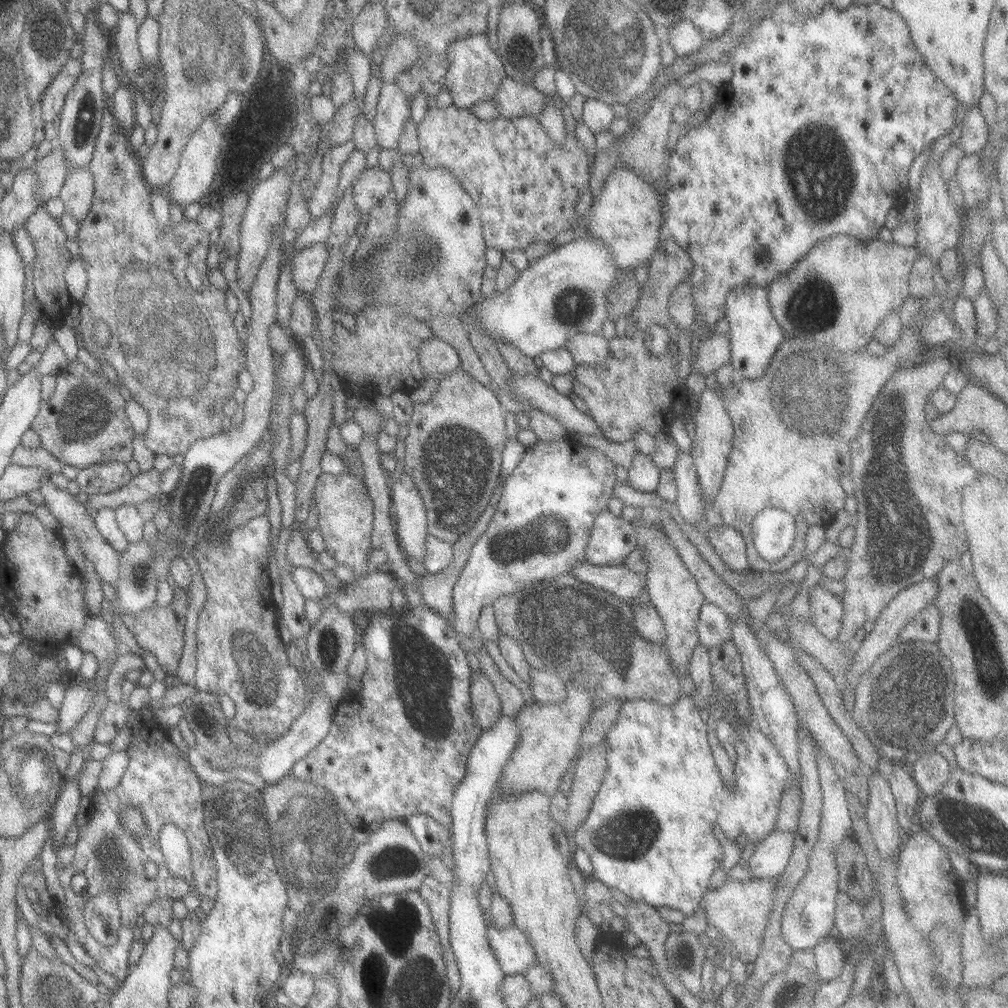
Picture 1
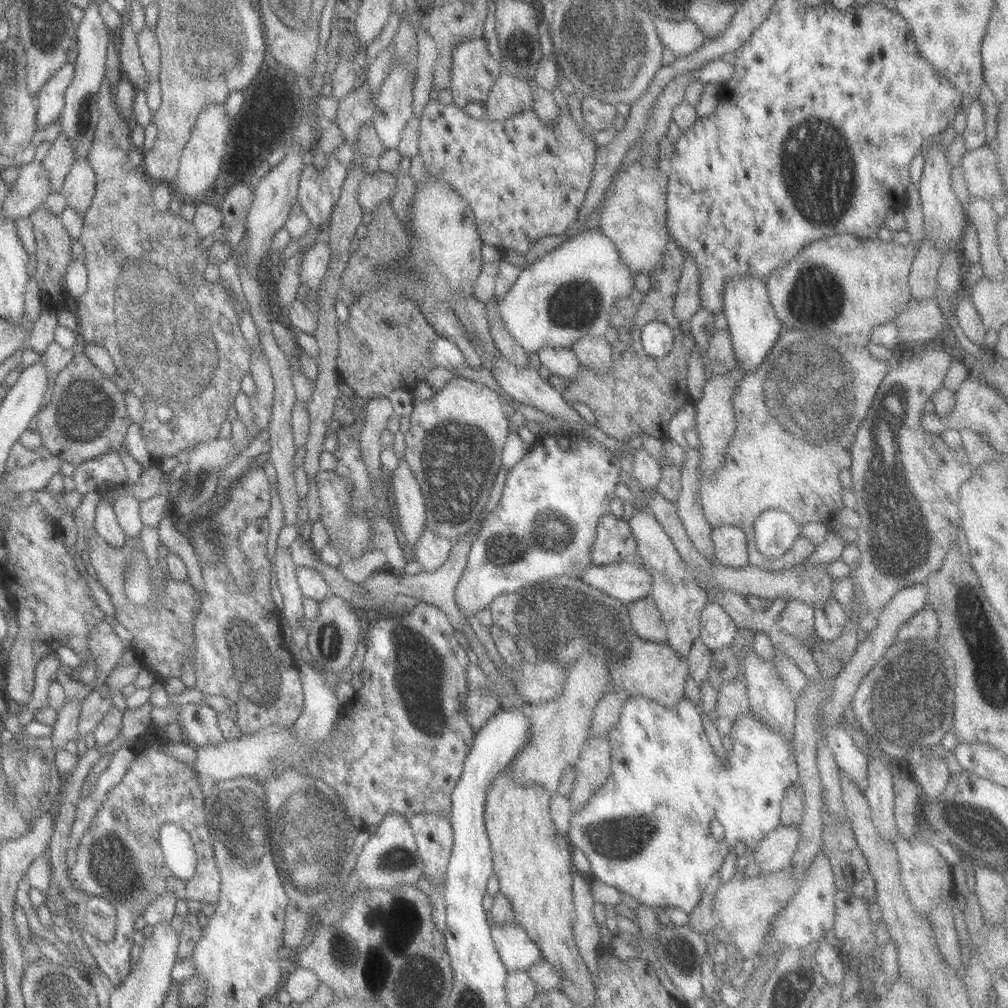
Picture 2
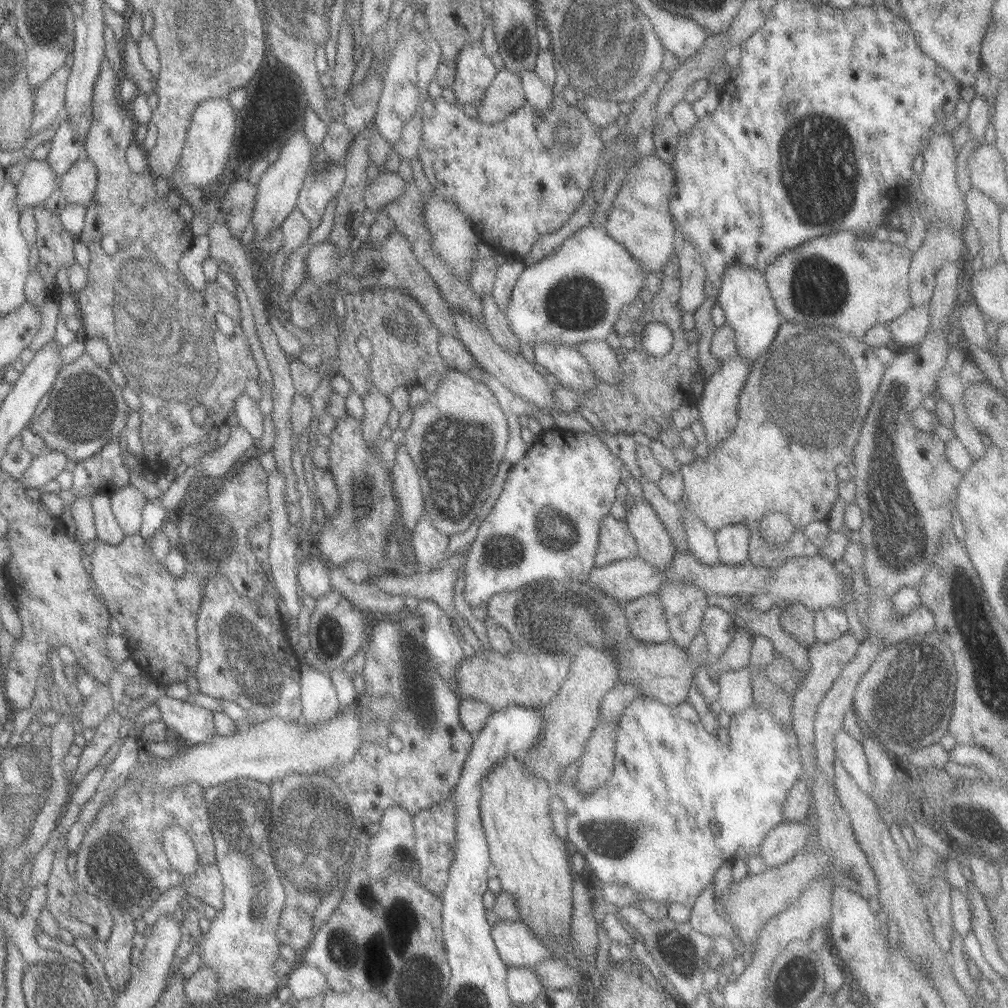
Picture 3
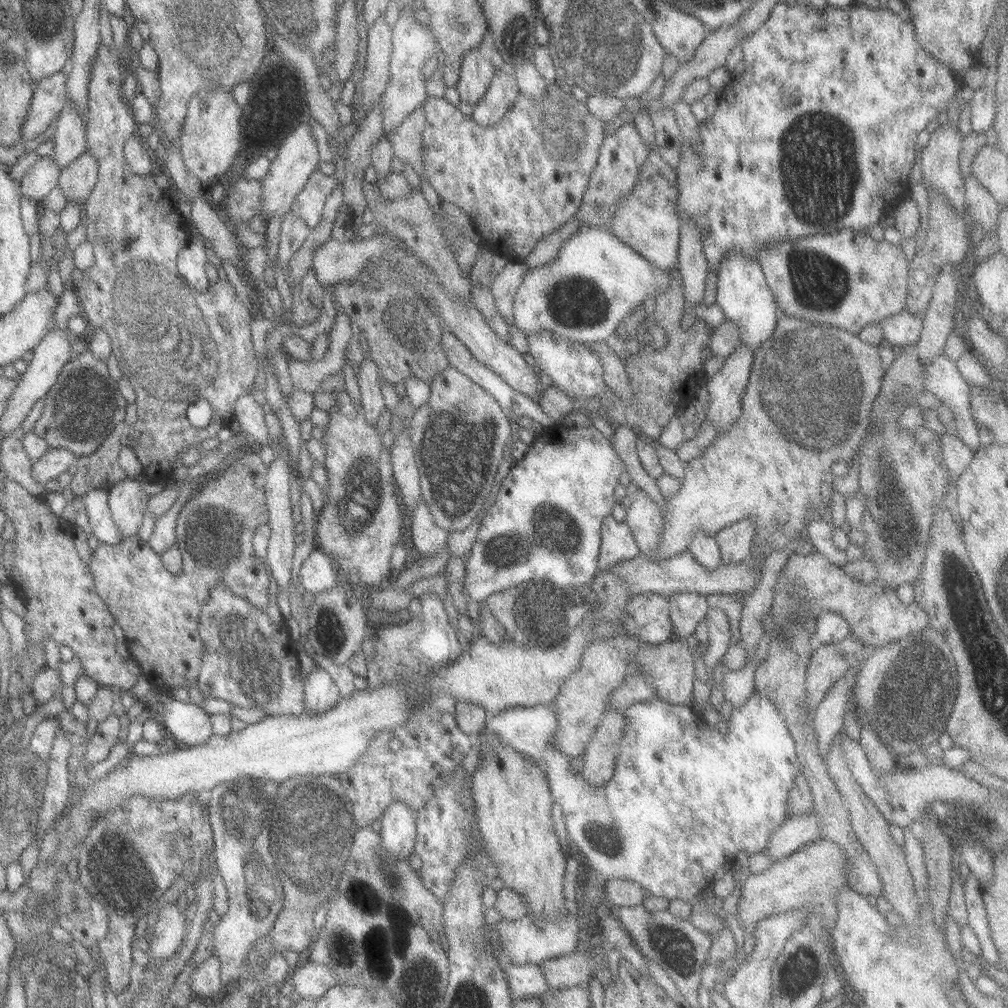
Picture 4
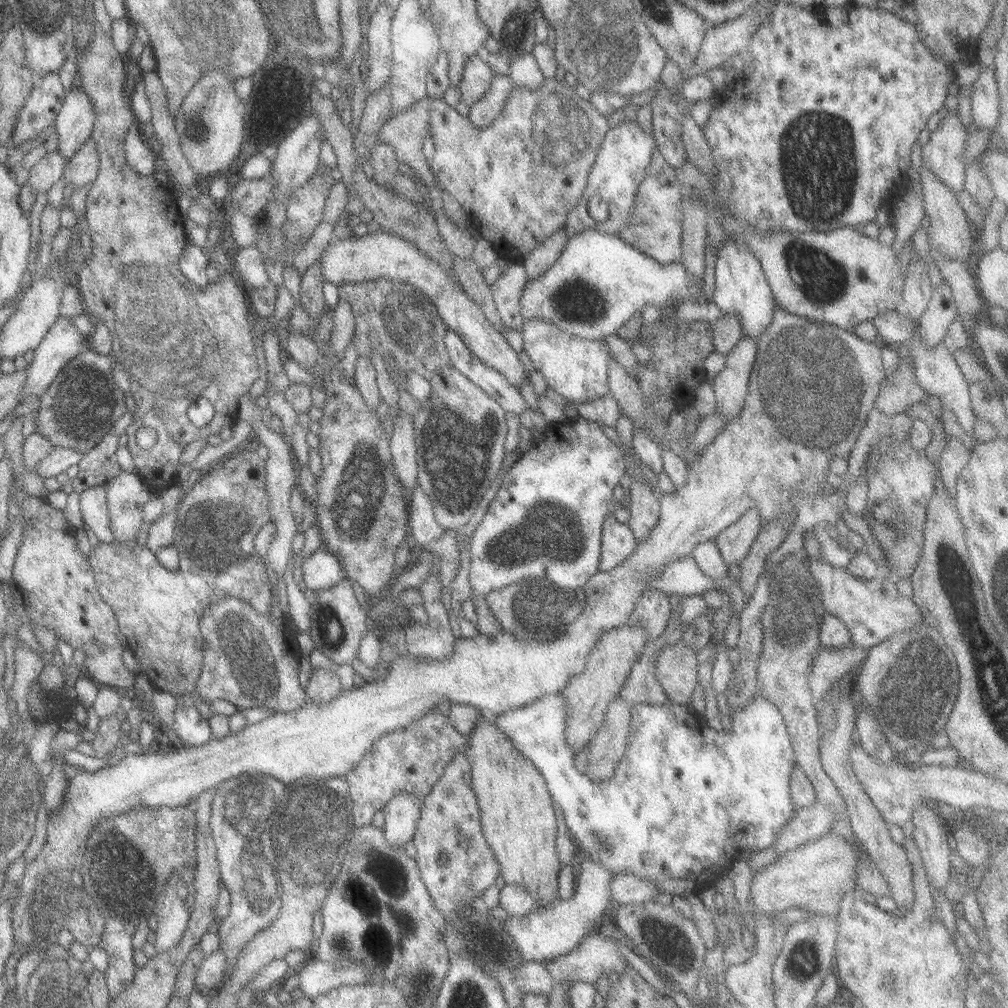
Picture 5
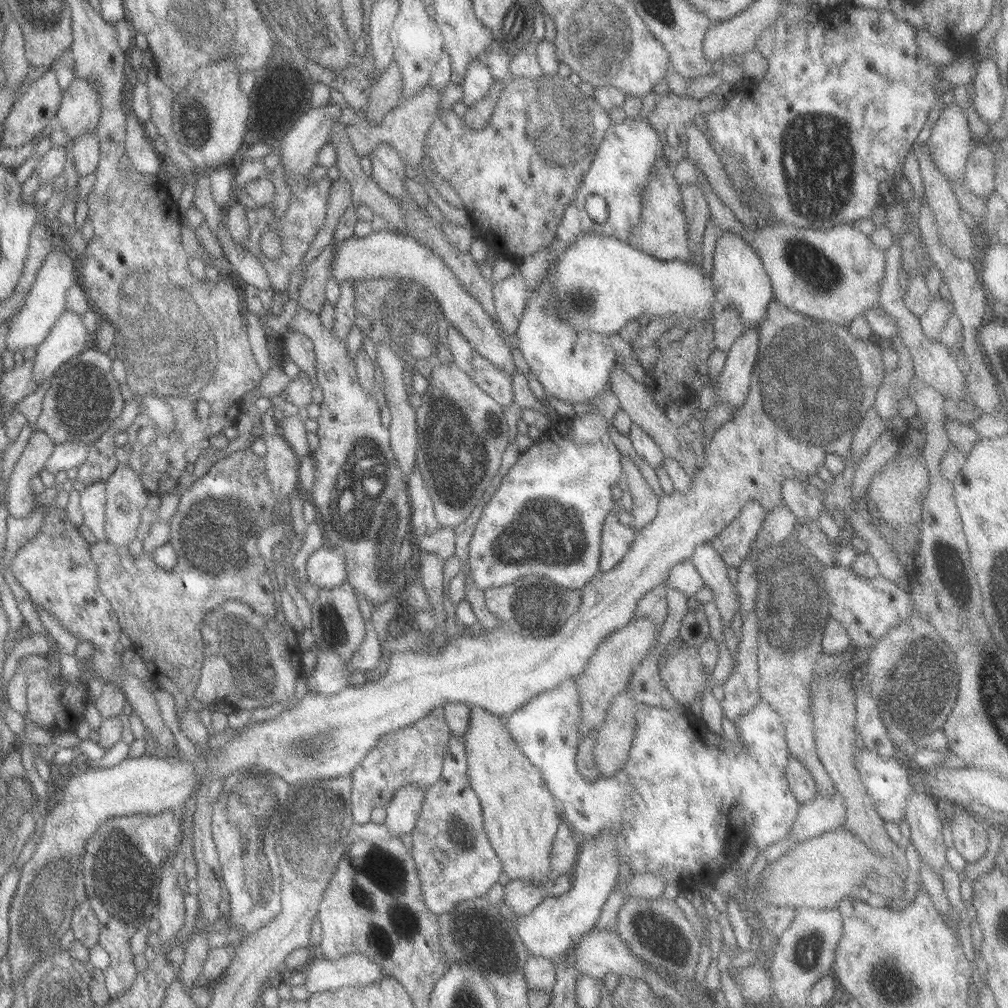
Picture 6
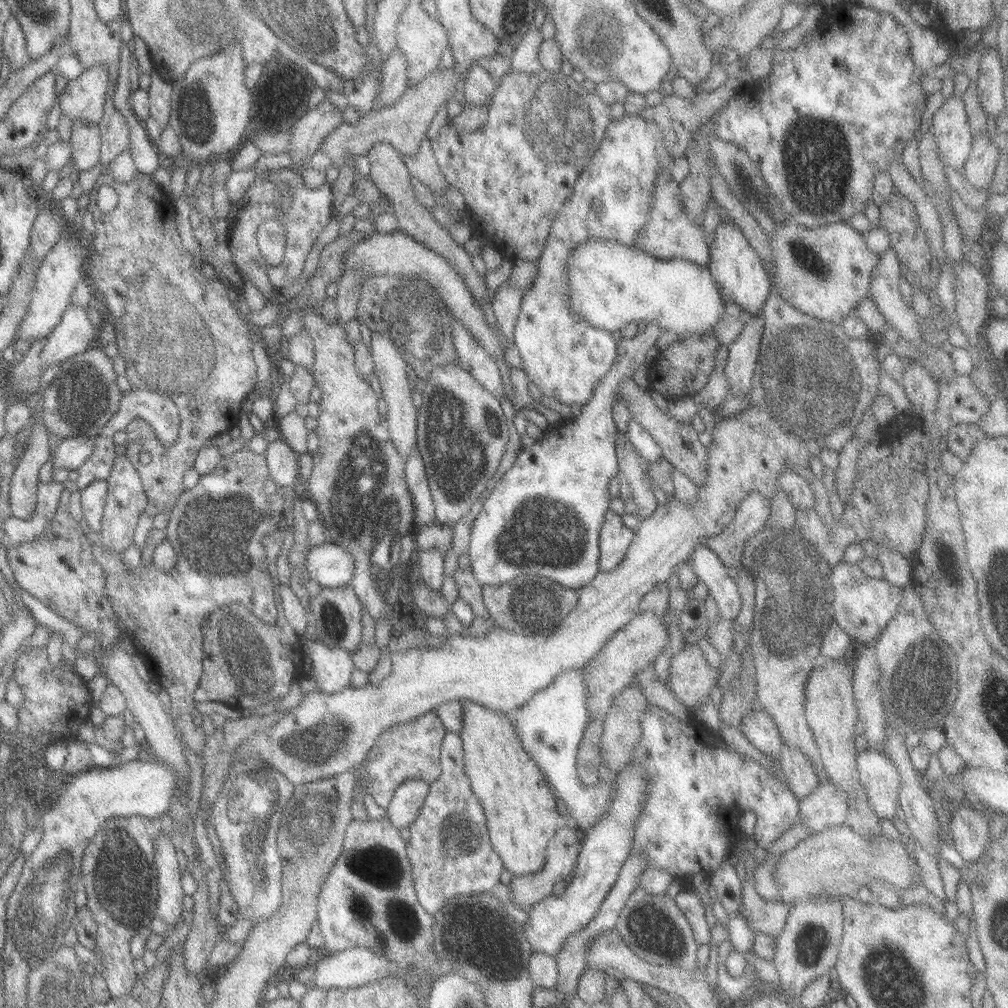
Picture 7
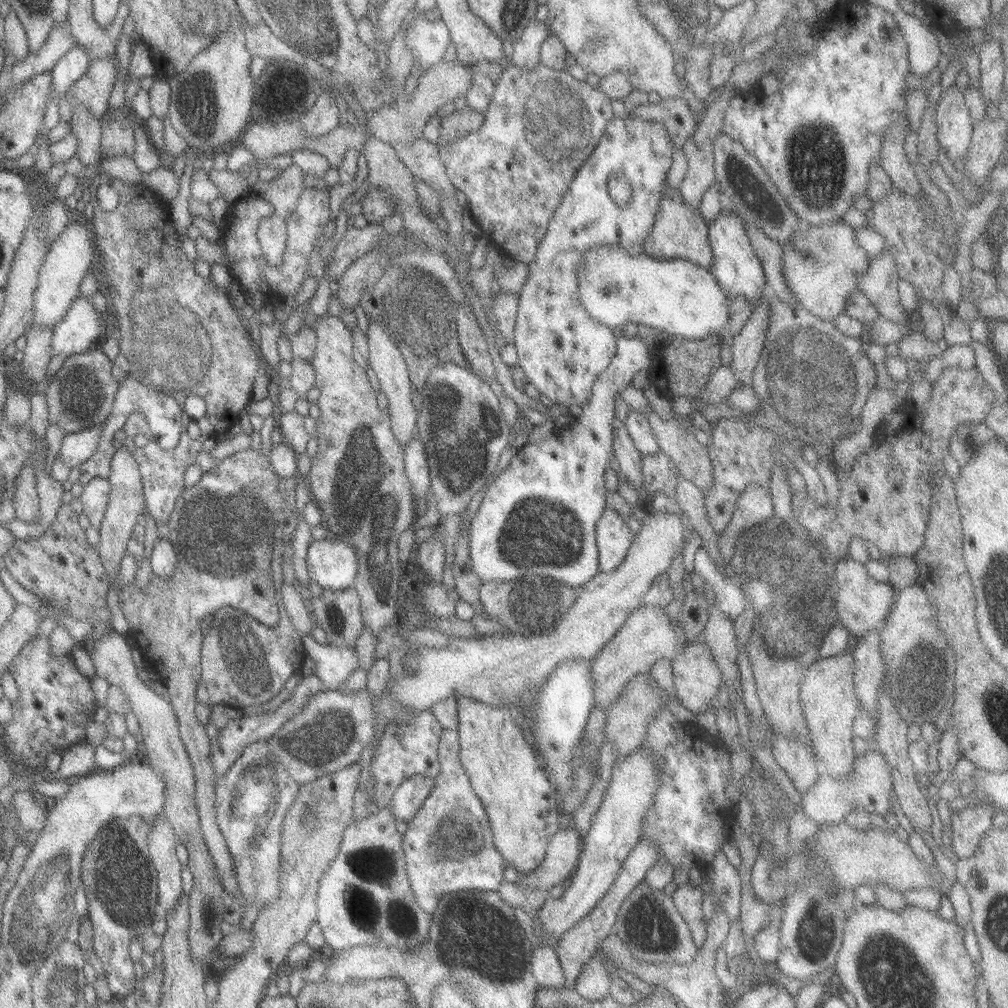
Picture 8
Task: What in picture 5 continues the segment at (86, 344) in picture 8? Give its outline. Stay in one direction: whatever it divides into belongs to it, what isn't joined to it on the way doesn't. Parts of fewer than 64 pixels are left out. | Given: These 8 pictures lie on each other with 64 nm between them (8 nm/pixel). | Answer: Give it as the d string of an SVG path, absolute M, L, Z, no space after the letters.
M59 316L56 321L47 329L45 336L41 342L32 350L32 359L25 369L25 386L21 390L21 398L19 403L25 401L29 397L40 397L45 393L45 390L55 380L57 373L67 364L71 357L81 353L85 347L83 345L83 334L79 333L71 322L70 318L63 318Z

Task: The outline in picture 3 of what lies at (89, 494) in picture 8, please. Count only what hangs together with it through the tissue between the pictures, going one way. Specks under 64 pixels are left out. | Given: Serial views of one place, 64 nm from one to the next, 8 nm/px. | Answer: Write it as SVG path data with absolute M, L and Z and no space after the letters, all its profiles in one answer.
M93 494L90 498L93 515L93 527L95 538L105 544L117 545L124 538L117 527L113 513L111 512L108 495Z

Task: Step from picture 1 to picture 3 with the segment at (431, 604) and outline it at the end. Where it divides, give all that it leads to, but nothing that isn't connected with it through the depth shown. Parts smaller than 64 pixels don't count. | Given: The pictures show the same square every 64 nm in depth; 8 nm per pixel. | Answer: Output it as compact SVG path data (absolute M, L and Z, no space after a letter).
M450 553L450 556L444 561L443 566L440 568L433 568L429 571L416 570L415 574L407 576L401 576L398 572L388 571L370 582L374 583L374 585L385 594L403 596L404 598L409 595L415 595L417 600L430 600L431 602L434 602L444 612L444 615L448 616L450 622L457 625L455 631L462 635L462 638L468 642L473 650L477 650L480 645L478 638L469 628L469 625L465 620L463 620L463 617L456 611L453 604L454 584L458 579L458 574L462 574L464 559L465 556L463 553Z

